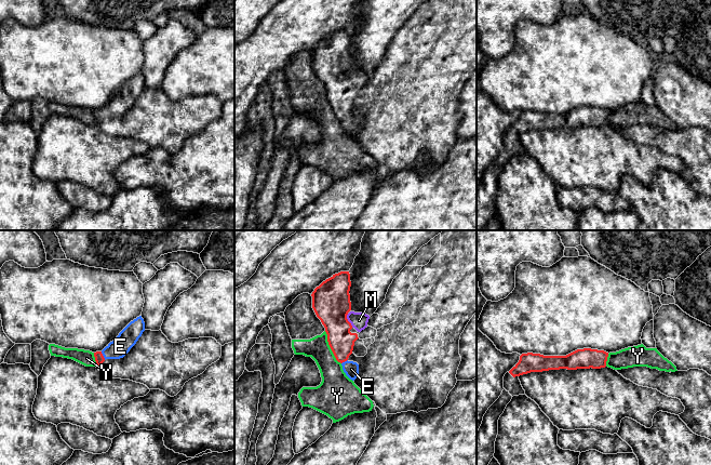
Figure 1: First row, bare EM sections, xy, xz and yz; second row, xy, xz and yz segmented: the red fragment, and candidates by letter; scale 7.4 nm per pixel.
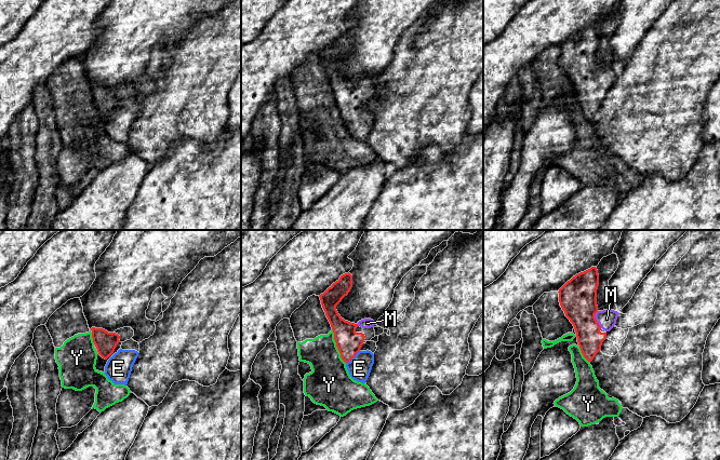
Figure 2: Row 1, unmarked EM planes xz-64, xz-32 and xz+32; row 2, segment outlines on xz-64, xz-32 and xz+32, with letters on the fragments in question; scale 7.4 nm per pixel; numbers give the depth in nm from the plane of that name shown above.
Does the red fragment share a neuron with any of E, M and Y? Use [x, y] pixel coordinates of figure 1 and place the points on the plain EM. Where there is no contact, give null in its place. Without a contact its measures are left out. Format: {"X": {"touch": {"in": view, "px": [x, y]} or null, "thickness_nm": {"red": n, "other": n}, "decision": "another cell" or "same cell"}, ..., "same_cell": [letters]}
{"E": {"touch": {"in": "xy", "px": [103, 114]}, "thickness_nm": {"red": 70, "other": 150}, "decision": "same cell"}, "M": {"touch": {"in": "xz", "px": [347, 78]}, "thickness_nm": {"red": 280, "other": 130}, "decision": "same cell"}, "Y": {"touch": {"in": "xz", "px": [330, 104]}, "thickness_nm": {"red": 220, "other": 180}, "decision": "another cell"}, "same_cell": ["E", "M"]}

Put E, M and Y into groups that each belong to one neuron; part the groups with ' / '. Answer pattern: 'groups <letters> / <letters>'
groups E M / Y

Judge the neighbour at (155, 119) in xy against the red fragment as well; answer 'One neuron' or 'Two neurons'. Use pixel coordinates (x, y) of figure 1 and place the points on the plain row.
Two neurons

